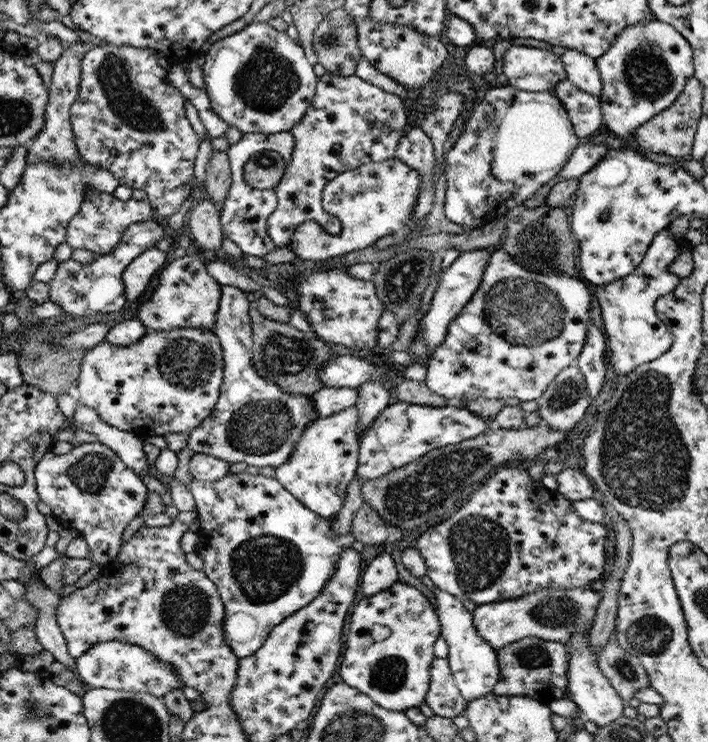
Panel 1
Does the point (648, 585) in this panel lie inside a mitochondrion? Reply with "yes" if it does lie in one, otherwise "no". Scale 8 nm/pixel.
no

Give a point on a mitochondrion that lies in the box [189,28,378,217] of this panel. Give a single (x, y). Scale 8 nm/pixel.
(266, 83)

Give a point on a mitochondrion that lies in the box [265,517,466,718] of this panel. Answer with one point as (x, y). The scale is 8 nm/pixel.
(388, 676)

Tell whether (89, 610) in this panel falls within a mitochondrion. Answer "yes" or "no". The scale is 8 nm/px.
no

